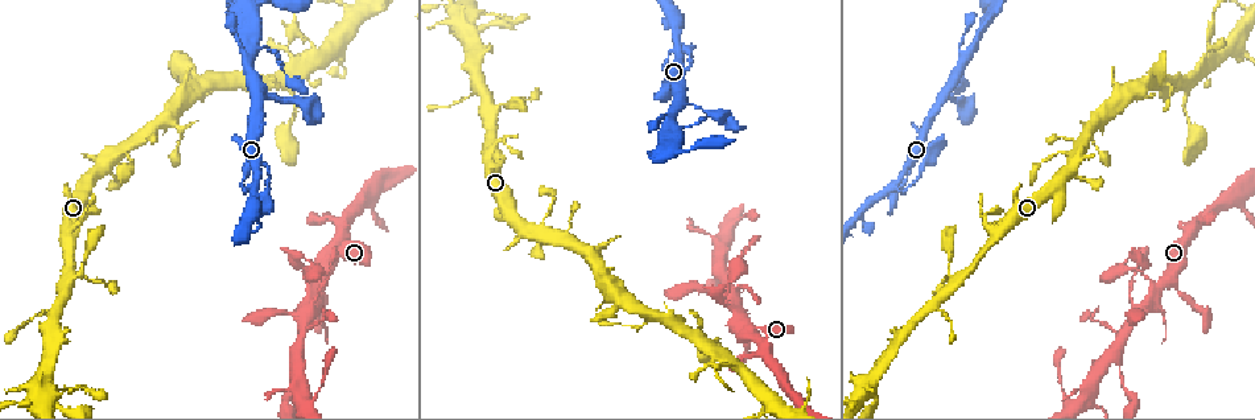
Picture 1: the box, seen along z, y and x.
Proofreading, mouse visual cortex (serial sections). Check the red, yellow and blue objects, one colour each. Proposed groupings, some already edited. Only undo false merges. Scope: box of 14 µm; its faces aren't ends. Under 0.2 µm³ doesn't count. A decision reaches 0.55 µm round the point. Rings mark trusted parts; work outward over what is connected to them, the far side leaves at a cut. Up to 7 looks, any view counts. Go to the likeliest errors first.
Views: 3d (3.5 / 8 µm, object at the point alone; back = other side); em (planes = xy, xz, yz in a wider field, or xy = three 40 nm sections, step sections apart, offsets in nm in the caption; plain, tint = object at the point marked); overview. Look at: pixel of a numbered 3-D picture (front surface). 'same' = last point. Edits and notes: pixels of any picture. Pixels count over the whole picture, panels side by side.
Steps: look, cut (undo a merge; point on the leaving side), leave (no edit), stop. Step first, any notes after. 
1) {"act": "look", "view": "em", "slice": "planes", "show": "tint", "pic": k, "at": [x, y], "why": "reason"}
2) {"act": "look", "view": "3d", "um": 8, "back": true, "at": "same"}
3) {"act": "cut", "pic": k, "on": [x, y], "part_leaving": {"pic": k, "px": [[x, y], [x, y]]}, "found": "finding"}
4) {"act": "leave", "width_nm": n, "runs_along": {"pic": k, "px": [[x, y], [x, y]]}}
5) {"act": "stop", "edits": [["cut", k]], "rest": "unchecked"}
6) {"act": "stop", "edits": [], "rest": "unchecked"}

{"act": "look", "view": "3d", "um": 3.5, "pic": 1, "at": [1136, 269], "why": "a narrow waist"}

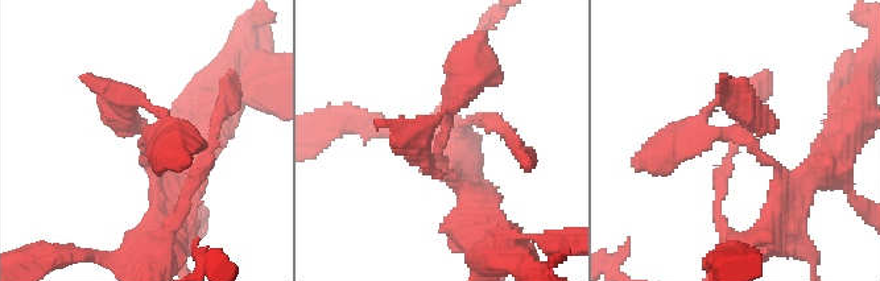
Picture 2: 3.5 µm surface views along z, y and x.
{"act": "look", "view": "em", "slice": "xy", "step": 1, "show": "tint", "pic": 2, "at": [735, 132], "why": "now the EM"}

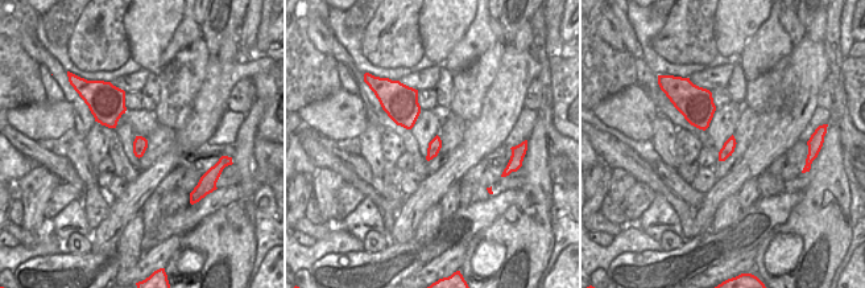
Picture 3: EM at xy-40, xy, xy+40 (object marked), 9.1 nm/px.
{"act": "leave", "runs_along": {"pic": 2, "px": [[798, 186], [738, 133], [660, 147]]}, "found": "continuous, no second cell"}

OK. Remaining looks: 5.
{"act": "look", "view": "3d", "um": 8, "pic": 1, "at": [1209, 42], "why": "thin neck"}

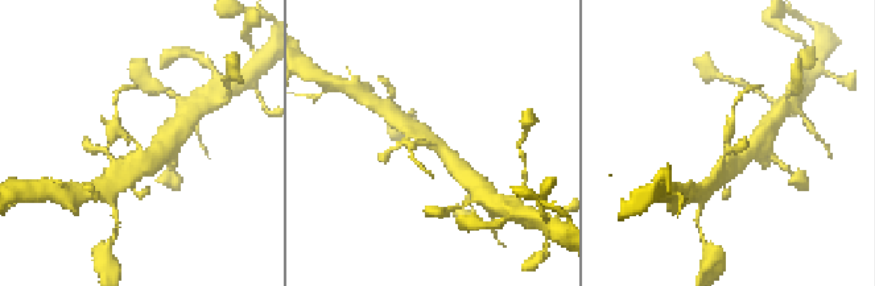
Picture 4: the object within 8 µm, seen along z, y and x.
{"act": "look", "view": "3d", "um": 3.5, "pic": 4, "at": [132, 138]}

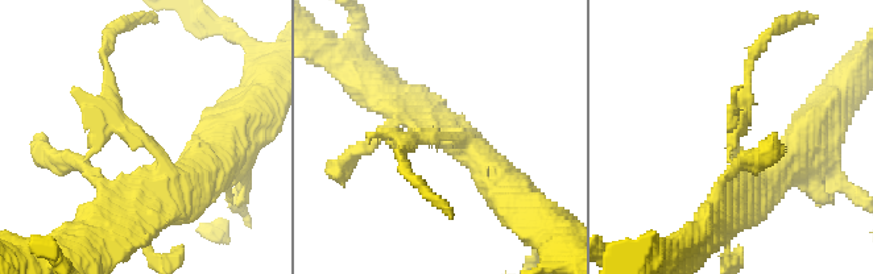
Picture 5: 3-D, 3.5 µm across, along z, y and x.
{"act": "look", "view": "em", "slice": "xy", "step": 5, "show": "tint", "pic": 5, "at": [438, 139]}

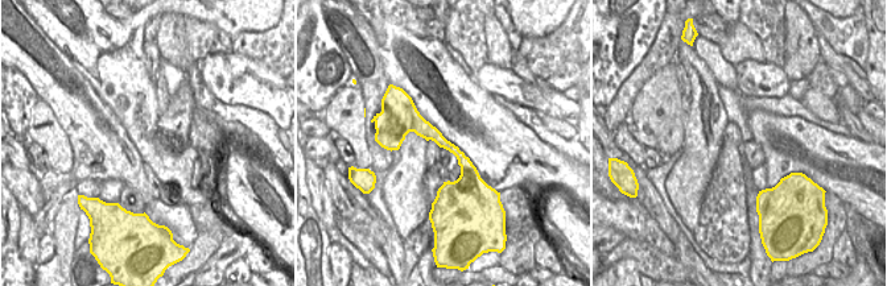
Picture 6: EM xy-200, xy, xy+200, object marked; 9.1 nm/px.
{"act": "leave", "found": "one cell here"}

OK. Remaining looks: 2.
{"act": "look", "view": "3d", "um": 8, "back": true, "pic": 1, "at": [943, 100], "why": "side arm on a straight run"}

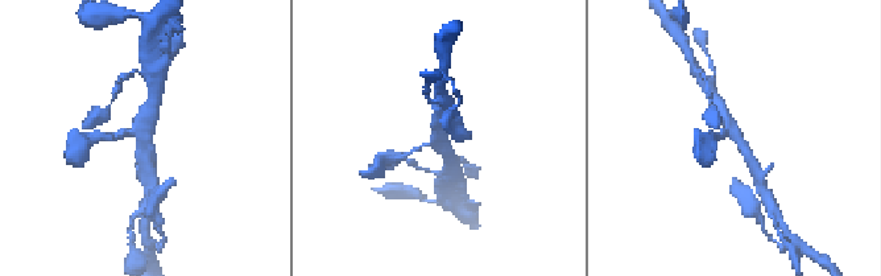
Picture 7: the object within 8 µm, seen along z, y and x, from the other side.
{"act": "look", "view": "em", "slice": "xy", "step": 2, "show": "tint", "pic": 7, "at": [143, 137], "arms": 3, "arm_widths_nm": [150, 300, 350], "why": "need the tissue"}

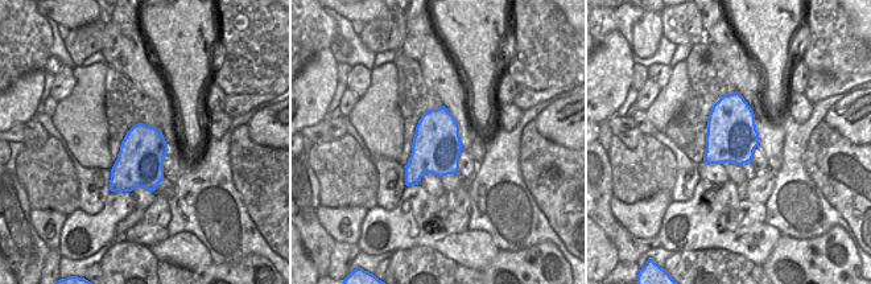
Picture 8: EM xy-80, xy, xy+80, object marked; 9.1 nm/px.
{"act": "leave", "runs_along": {"pic": 7, "px": [[753, 167], [747, 151], [716, 103]]}, "found": "continuous, no second cell"}

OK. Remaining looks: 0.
{"act": "stop", "edits": [], "rest": "unchecked"}

